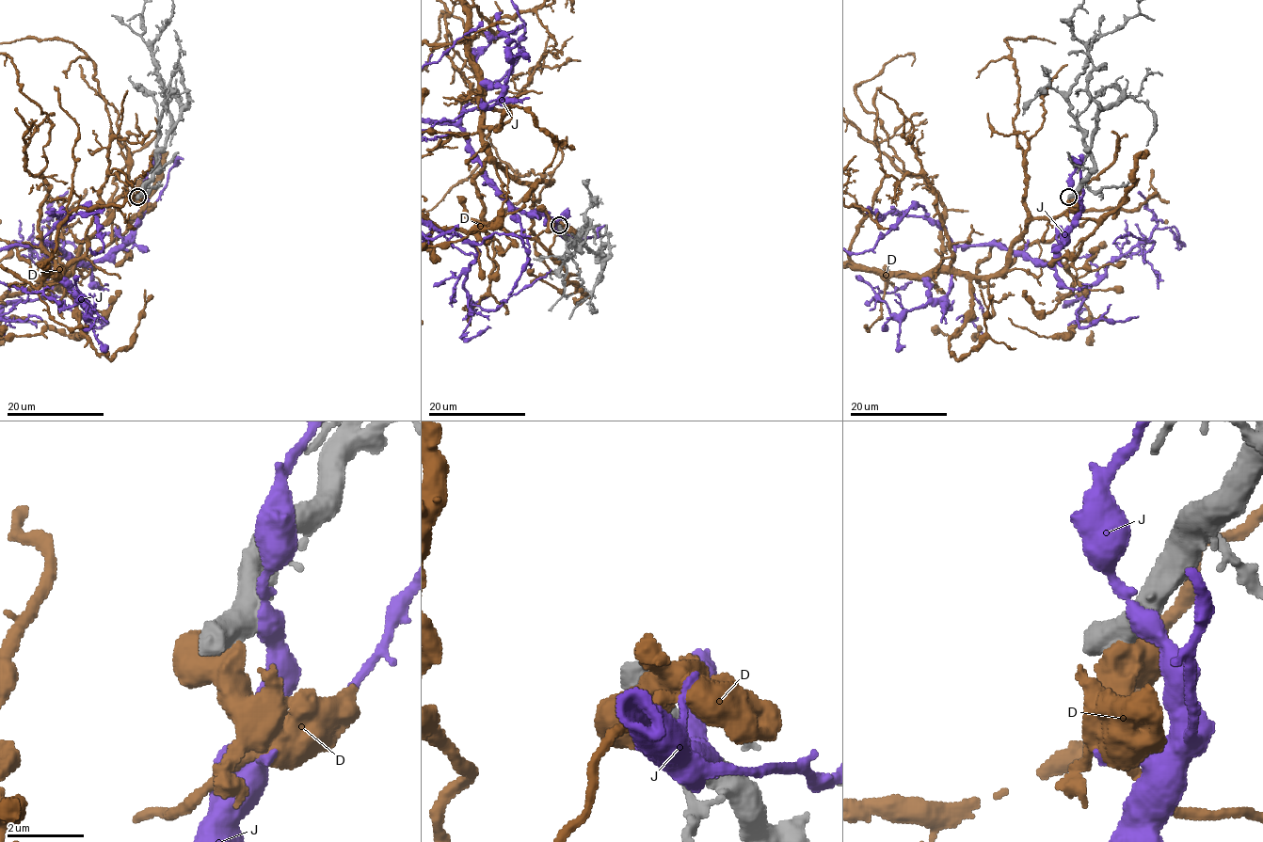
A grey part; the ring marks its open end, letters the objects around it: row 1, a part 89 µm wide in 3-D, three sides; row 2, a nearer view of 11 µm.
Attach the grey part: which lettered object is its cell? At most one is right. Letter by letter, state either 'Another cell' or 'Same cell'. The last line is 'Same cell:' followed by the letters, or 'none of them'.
D: Another cell
J: Another cell
Same cell: none of them

